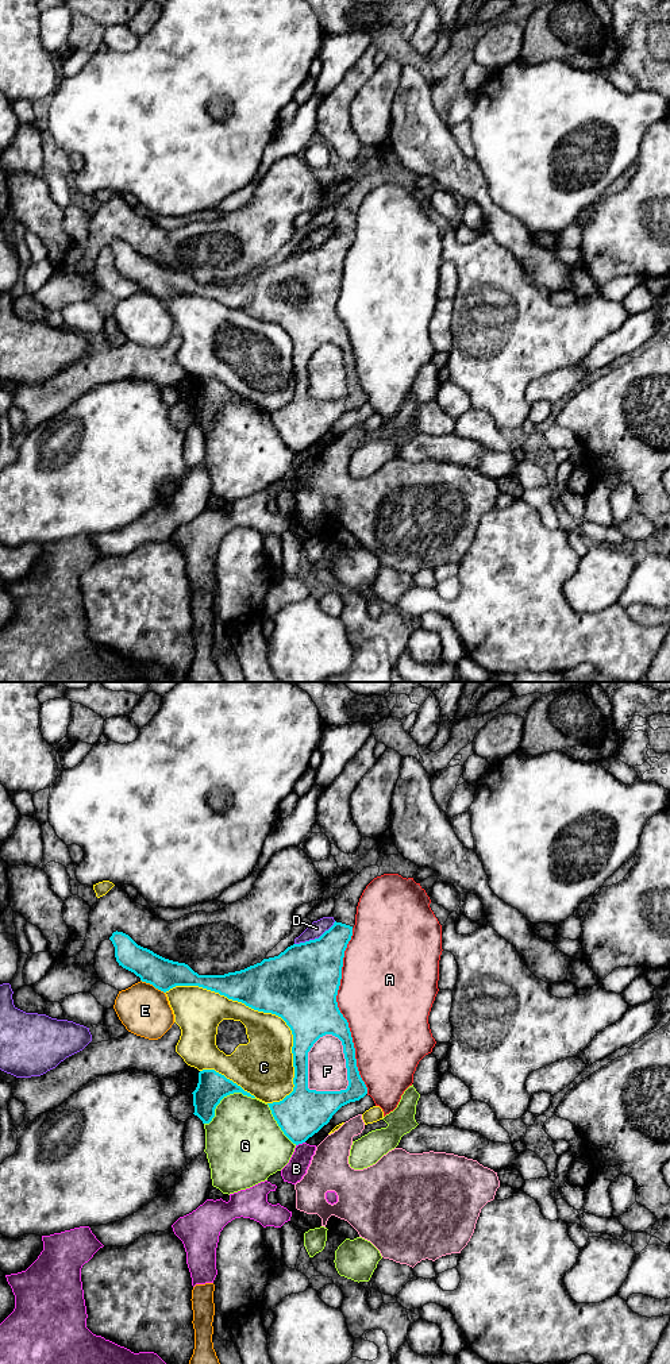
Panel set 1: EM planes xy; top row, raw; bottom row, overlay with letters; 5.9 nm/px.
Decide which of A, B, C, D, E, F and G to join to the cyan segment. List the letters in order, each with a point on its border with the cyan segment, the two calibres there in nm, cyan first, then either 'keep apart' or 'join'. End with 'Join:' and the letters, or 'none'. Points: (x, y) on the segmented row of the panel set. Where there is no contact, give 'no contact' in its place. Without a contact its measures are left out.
A: xy (339, 1010) | 400/480 nm | keep apart
B: xy (300, 1143) | 280/120 nm | keep apart
C: xy (260, 1010) | 400/280 nm | keep apart
D: xy (315, 939) | 420/90 nm | keep apart
E: xy (153, 985) | 190/300 nm | keep apart
F: xy (307, 1059) | 280/220 nm | keep apart
G: xy (224, 1095) | 180/400 nm | keep apart
Join: none

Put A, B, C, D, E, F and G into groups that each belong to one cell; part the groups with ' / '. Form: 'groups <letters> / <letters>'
groups A / B / C / D / E / F / G

